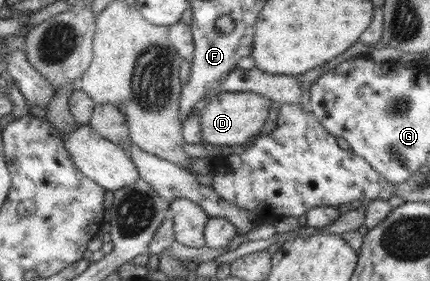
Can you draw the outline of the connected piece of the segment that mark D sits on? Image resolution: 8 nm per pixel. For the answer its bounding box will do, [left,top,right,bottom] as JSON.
[200,92,271,147]

